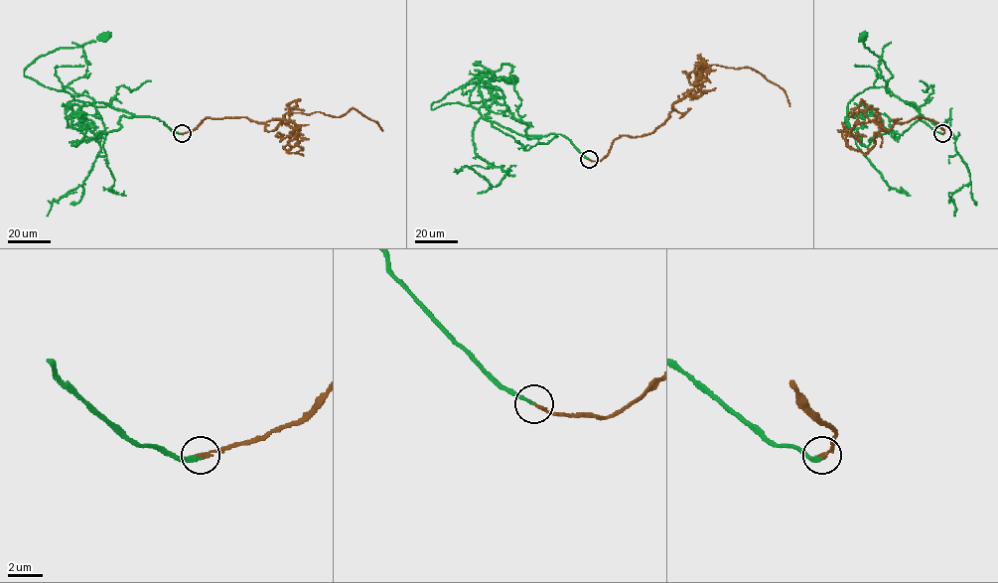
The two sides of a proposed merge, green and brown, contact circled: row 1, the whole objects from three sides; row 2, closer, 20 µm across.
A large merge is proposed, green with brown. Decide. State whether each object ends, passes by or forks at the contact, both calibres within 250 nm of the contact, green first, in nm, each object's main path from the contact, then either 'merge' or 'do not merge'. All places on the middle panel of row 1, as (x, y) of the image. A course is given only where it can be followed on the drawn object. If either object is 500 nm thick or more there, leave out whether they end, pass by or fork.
green ends; brown ends; calibres 220 and 190 nm; course green (589, 160), (560, 134), (521, 135), (459, 102), (431, 108), (434, 102), (463, 85), (512, 79); course brown (589, 160), (622, 135), (651, 133), (701, 88), (706, 66), (755, 70), (789, 106); merge

